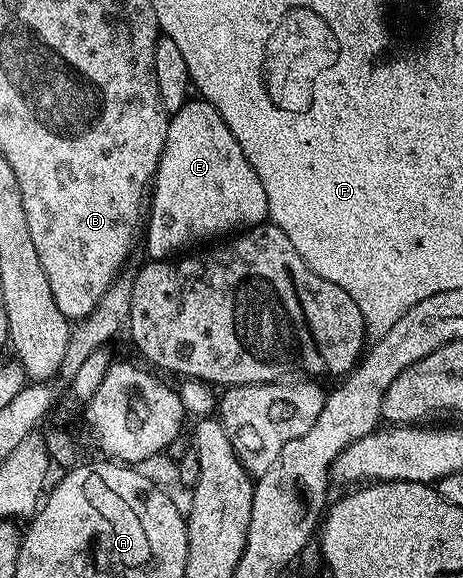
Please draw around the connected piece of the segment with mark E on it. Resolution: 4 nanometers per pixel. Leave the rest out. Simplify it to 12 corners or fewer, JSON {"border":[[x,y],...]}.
{"border":[[212,104],[172,111],[143,246],[262,225],[267,192]]}

